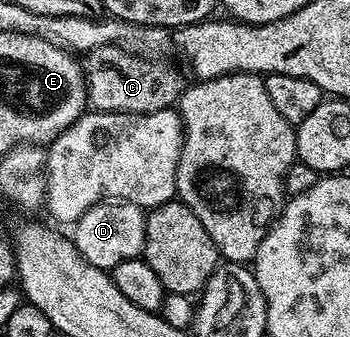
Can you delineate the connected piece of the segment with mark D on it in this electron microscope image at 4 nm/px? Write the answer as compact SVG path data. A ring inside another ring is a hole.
M121 200L97 202L73 223L72 241L80 256L88 260L88 264L96 264L96 268L112 272L116 264L124 264L124 260L132 260L141 255L146 239L146 216L147 211L135 202Z

